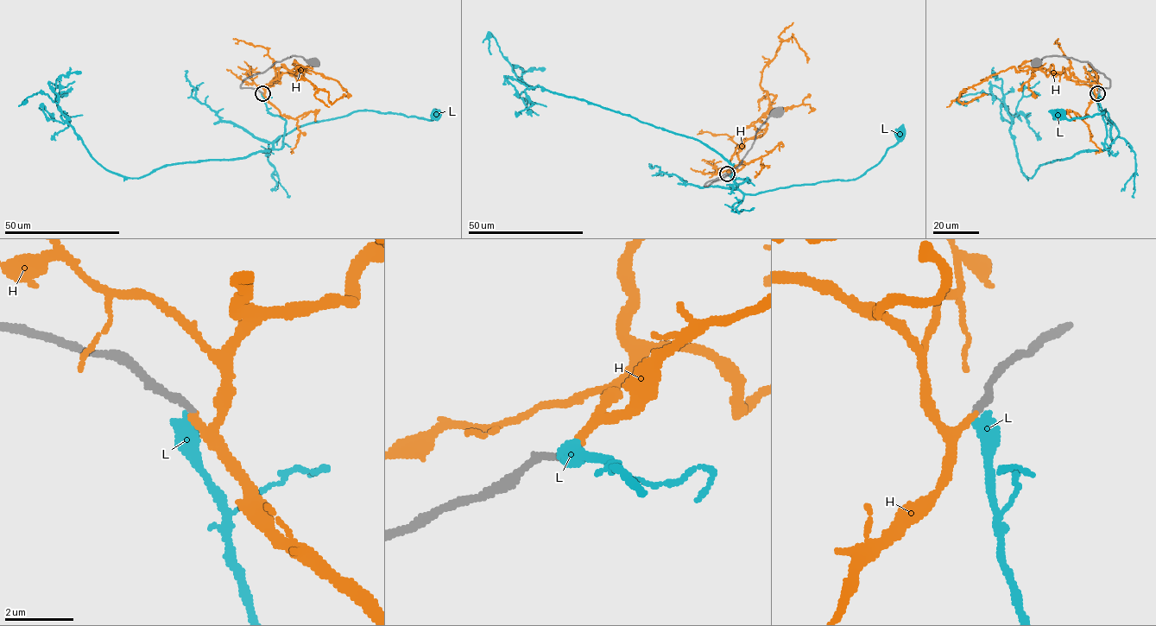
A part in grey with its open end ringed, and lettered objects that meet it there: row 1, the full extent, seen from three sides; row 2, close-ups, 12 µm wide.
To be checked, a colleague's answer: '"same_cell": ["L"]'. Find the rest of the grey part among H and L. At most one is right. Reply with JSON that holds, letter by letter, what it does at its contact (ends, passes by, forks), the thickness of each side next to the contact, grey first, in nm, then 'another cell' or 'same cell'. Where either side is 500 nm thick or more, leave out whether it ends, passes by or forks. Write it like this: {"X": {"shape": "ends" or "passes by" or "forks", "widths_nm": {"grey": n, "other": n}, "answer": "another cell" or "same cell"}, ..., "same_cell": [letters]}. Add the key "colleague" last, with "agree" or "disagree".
{"H": {"shape": "ends", "widths_nm": {"grey": 220, "other": 240}, "answer": "same cell"}, "L": {"widths_nm": {"grey": 240, "other": 550}, "answer": "another cell"}, "same_cell": ["H"], "colleague": "disagree"}

